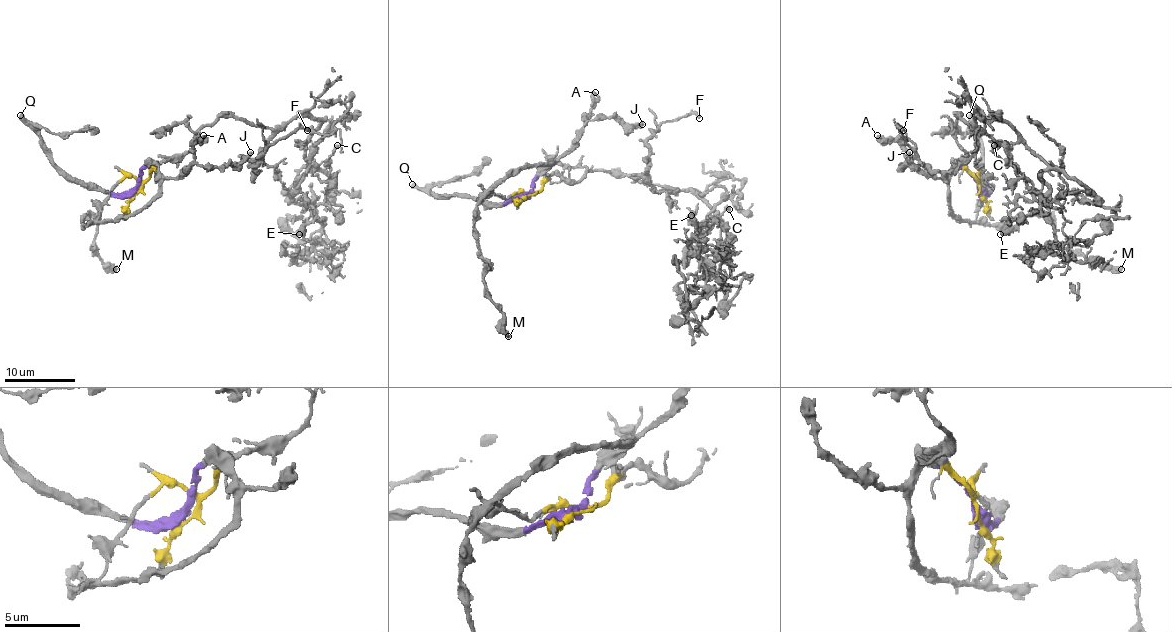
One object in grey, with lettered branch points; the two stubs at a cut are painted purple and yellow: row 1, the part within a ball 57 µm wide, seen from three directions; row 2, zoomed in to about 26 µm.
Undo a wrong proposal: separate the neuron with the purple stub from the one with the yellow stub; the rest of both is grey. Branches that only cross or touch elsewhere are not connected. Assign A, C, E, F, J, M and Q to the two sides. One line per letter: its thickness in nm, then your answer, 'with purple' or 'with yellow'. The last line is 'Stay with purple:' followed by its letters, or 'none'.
A: 360 nm | with purple
C: 320 nm | with yellow
E: 550 nm | with yellow
F: 280 nm | with yellow
J: 320 nm | with purple
M: 440 nm | with purple
Q: 440 nm | with purple
Stay with purple: A, J, M, Q

